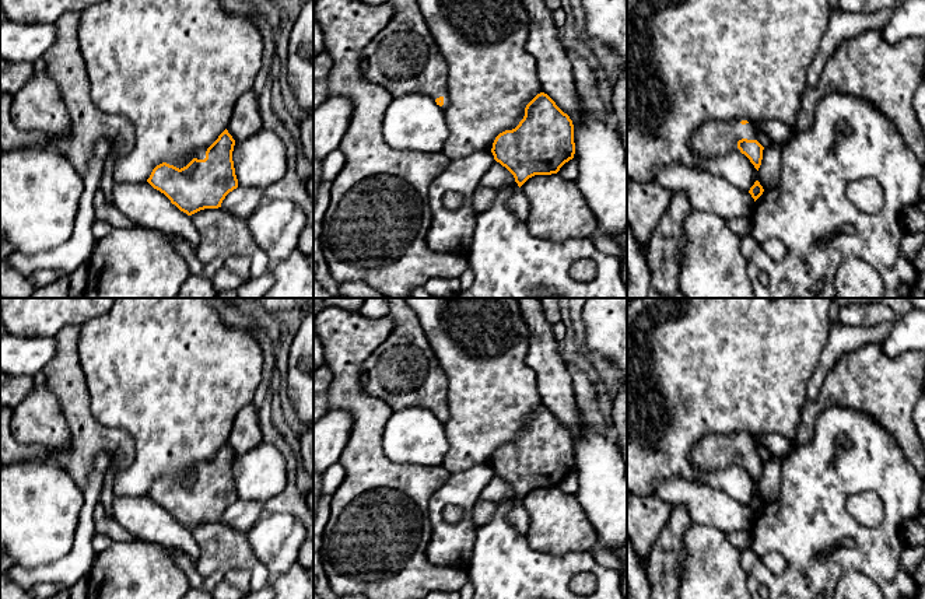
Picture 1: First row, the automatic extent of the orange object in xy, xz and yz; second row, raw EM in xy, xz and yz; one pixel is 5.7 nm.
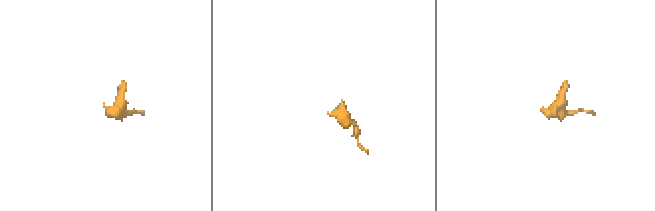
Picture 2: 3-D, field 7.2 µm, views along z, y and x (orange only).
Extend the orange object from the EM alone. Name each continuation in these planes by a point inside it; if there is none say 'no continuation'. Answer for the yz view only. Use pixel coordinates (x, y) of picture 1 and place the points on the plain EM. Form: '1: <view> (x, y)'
1: yz (712, 452)

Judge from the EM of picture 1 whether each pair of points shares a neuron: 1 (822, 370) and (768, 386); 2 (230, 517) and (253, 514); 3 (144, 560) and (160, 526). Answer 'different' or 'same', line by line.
1: different
2: same
3: different

